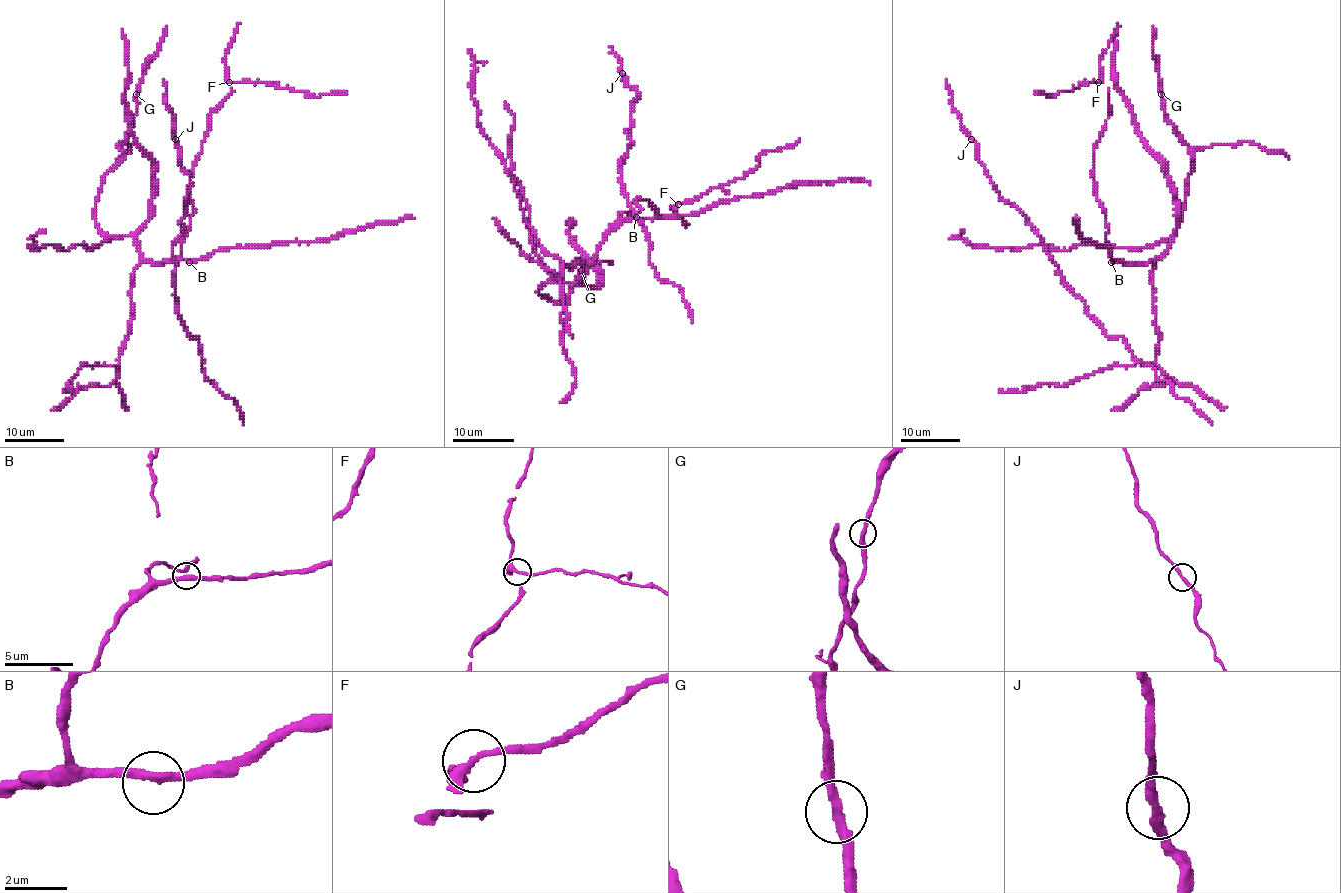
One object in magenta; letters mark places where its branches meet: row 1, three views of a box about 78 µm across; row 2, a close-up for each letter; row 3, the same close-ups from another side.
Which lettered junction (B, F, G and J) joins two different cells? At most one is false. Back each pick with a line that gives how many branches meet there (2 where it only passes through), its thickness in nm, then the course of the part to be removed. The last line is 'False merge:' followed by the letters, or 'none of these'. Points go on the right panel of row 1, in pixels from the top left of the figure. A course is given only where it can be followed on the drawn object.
False merge: none of these

